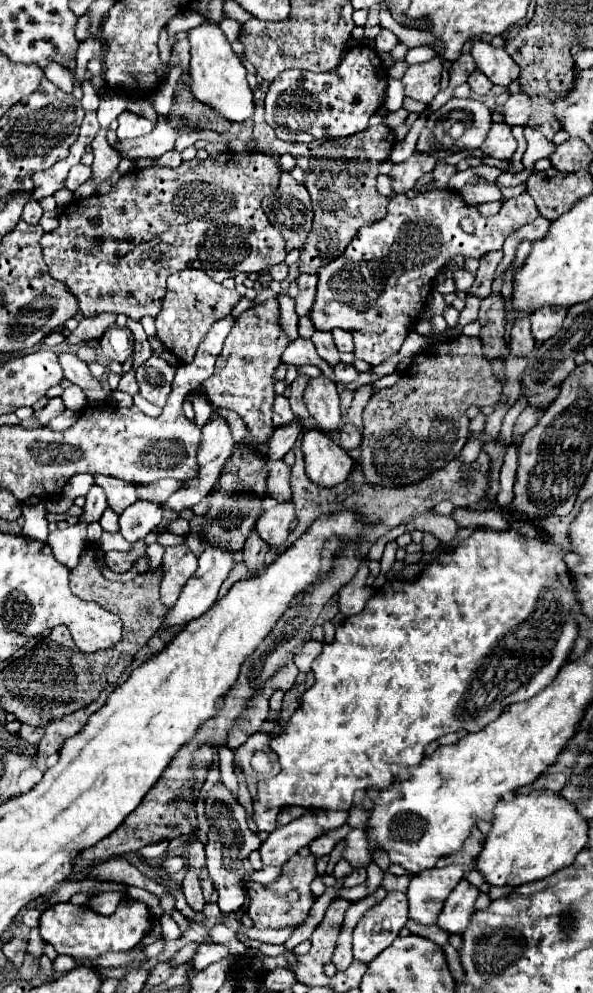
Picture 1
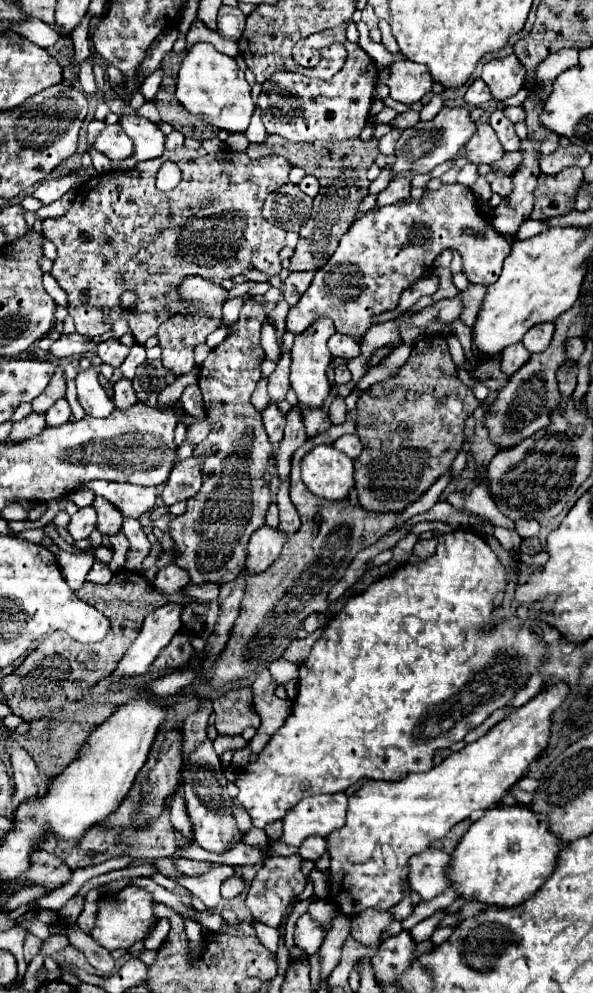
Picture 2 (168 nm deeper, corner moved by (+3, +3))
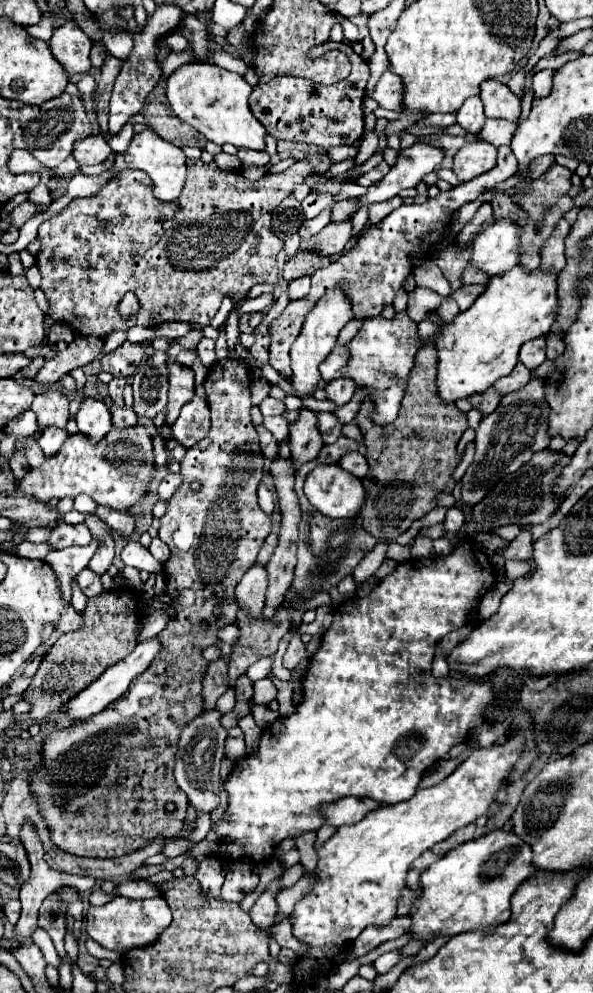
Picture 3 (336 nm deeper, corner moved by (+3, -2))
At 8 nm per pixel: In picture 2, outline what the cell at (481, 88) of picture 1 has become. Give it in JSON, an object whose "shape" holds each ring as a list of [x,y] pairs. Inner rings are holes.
{"shape":[[[478,78],[478,80],[474,80],[472,84],[470,84],[470,88],[466,90],[466,94],[464,94],[464,102],[468,104],[468,106],[480,106],[480,104],[484,104],[484,102],[488,102],[490,100],[490,92],[488,92],[488,86]]]}

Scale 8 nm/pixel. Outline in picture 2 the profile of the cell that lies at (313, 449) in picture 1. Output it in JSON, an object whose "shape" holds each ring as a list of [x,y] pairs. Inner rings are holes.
{"shape":[[[316,446],[302,460],[306,488],[326,500],[344,500],[354,486],[354,462],[334,446]]]}

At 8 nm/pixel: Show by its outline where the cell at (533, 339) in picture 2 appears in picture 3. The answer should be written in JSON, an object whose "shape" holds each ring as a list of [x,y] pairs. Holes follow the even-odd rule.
{"shape":[[[536,337],[532,341],[526,341],[520,349],[520,361],[534,371],[538,365],[542,365],[546,359],[546,337]]]}

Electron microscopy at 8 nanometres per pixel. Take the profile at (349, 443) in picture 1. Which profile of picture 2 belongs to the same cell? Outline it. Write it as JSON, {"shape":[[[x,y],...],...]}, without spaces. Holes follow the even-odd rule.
{"shape":[[[344,434],[340,440],[336,440],[334,448],[344,452],[346,456],[350,456],[352,460],[356,460],[360,456],[360,452],[362,452],[362,444],[360,444],[360,438],[356,434],[352,434],[352,436]]]}

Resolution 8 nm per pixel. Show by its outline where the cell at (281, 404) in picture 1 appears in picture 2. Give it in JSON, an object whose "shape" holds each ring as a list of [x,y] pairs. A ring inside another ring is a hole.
{"shape":[[[270,404],[264,412],[262,412],[262,420],[264,420],[264,428],[266,428],[266,434],[268,434],[268,440],[272,444],[278,444],[284,436],[284,416],[280,414],[278,406]]]}

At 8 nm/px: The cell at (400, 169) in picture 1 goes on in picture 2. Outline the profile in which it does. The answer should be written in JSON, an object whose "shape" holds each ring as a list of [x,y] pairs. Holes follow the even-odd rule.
{"shape":[[[392,180],[386,190],[382,190],[376,198],[378,206],[388,206],[400,200],[410,198],[410,180]]]}

